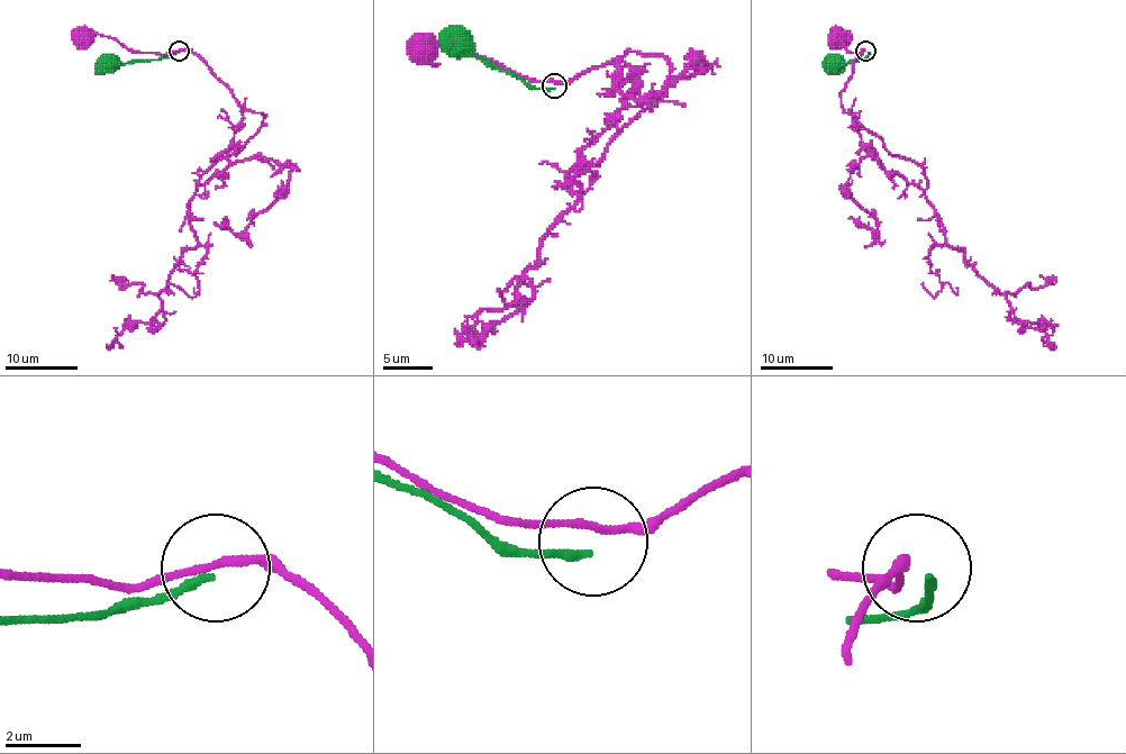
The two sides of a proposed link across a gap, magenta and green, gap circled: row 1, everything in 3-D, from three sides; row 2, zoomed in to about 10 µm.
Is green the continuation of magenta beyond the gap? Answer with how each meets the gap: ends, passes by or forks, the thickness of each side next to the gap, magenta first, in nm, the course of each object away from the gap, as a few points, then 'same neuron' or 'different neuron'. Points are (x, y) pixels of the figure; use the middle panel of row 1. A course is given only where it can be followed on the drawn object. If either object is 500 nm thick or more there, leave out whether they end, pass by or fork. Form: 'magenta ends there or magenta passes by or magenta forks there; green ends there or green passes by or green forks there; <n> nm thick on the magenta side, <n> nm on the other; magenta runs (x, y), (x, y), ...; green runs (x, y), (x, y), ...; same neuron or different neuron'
magenta passes by; green ends there; 190 nm thick on the magenta side, 220 nm on the other; magenta runs (554, 83), (525, 79), (454, 46), (425, 46); green runs (554, 89), (529, 89), (519, 79), (487, 66), (474, 56), (460, 56), (452, 48), (454, 44); different neuron

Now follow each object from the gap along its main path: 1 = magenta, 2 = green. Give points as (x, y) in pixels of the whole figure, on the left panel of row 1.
1: (179, 48), (157, 54), (135, 52), (106, 36), (90, 34), (84, 37)
2: (179, 52), (106, 65)

